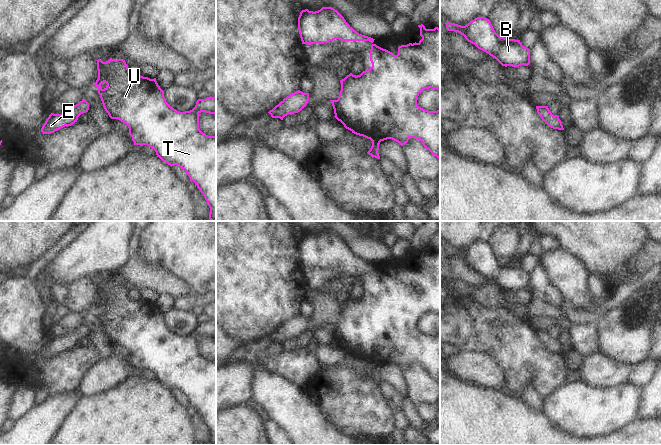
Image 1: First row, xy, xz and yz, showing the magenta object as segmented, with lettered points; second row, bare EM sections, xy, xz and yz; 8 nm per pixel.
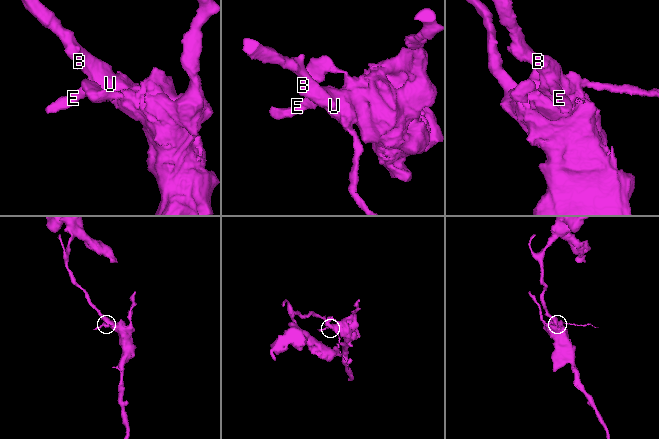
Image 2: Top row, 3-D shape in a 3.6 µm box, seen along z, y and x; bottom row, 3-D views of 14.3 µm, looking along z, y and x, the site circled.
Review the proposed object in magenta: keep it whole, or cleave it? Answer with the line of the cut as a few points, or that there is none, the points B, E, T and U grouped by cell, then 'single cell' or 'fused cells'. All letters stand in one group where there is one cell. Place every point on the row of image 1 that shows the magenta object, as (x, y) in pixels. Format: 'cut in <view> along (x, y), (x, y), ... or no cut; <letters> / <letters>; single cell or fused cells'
no cut; B E T U; single cell

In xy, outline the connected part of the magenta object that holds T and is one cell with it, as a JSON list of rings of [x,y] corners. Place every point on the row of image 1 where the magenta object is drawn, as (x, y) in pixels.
[[[110,58],[107,62],[97,61],[98,79],[94,86],[98,88],[103,107],[111,119],[118,119],[129,128],[129,135],[134,145],[147,145],[155,150],[157,157],[171,167],[179,166],[188,174],[203,194],[210,208],[209,219],[216,221],[216,136],[208,136],[199,129],[199,114],[201,112],[216,115],[216,97],[198,99],[190,111],[179,112],[171,107],[164,97],[164,91],[158,85],[156,78],[134,77],[123,59]]]

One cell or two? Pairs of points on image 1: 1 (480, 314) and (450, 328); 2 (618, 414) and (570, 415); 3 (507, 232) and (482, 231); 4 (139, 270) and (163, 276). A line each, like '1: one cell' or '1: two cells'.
1: one cell
2: one cell
3: two cells
4: one cell

